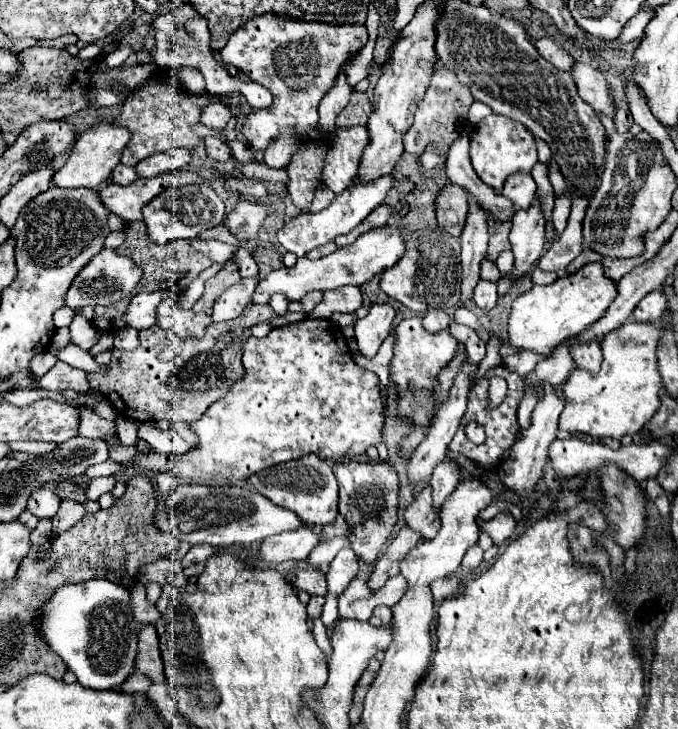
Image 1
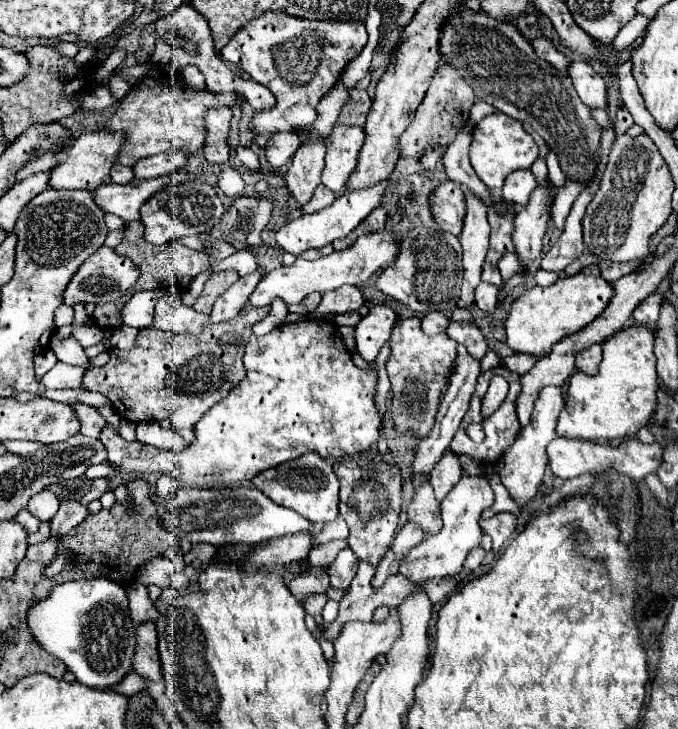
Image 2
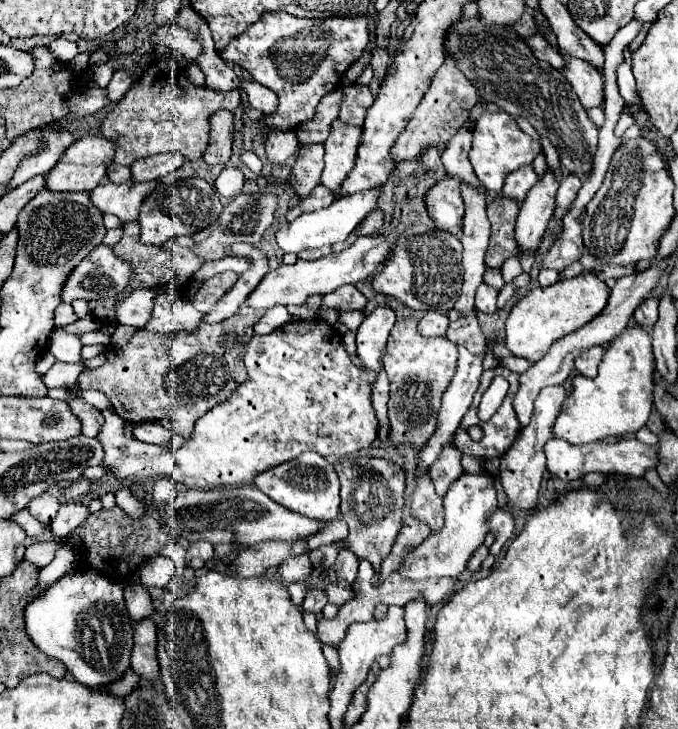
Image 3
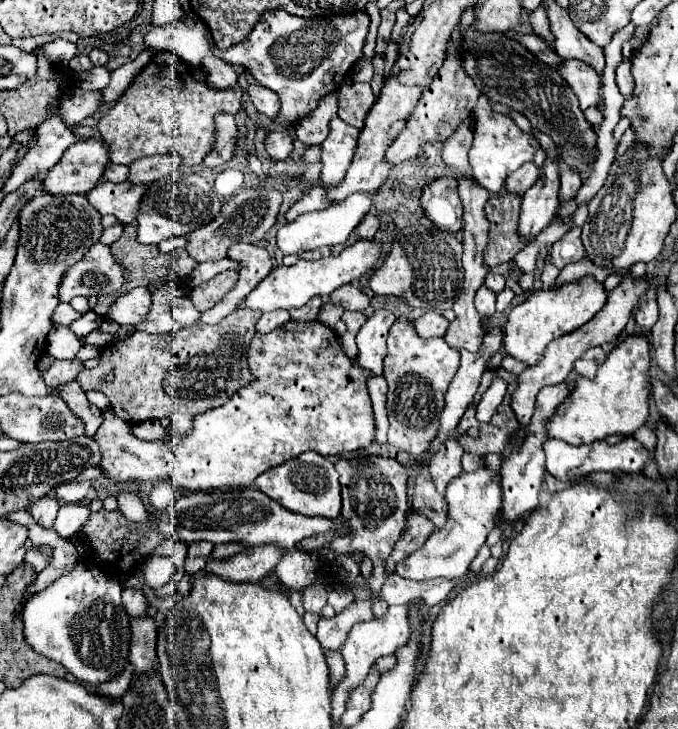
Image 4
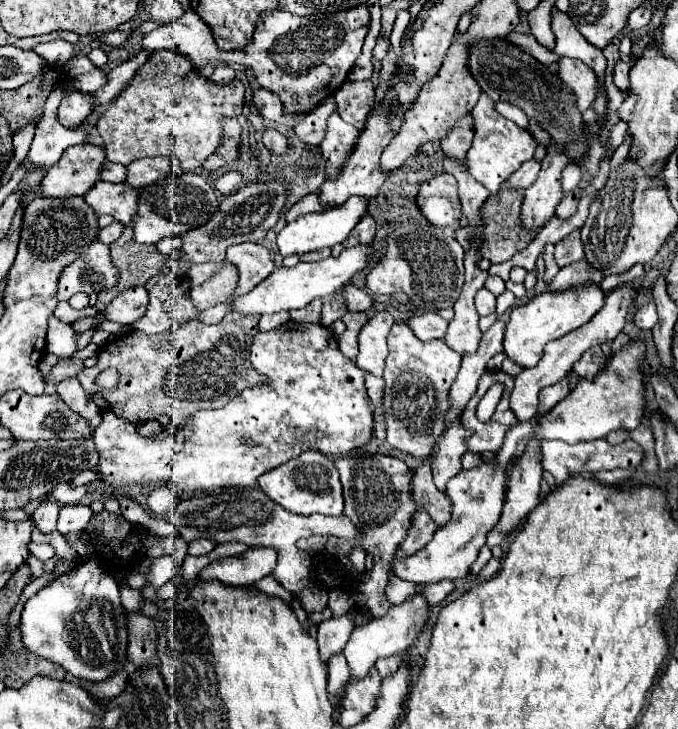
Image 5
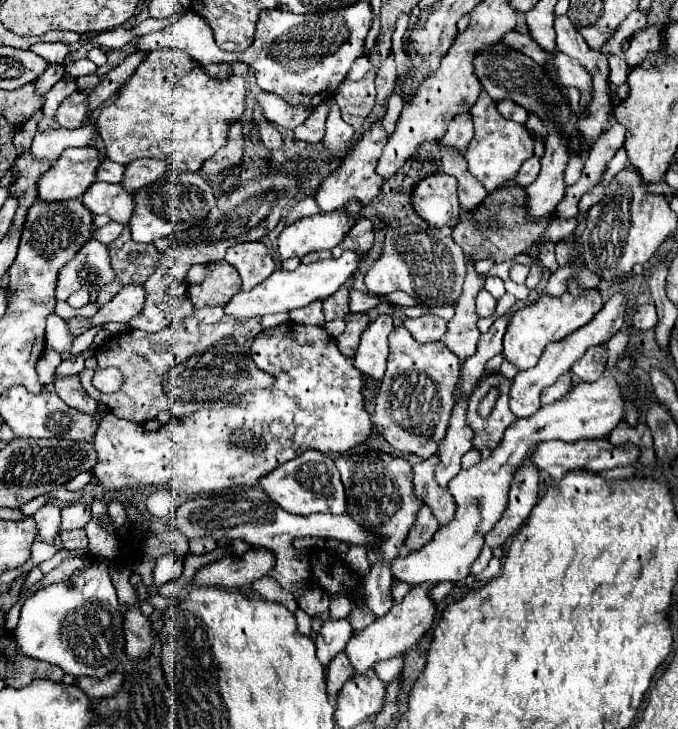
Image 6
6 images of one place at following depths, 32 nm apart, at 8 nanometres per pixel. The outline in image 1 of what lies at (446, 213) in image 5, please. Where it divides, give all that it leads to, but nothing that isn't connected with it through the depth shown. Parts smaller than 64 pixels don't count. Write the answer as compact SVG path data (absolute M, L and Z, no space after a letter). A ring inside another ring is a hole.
M446 184L436 196L436 220L438 226L452 234L460 236L464 228L464 218L468 216L468 192L456 184Z

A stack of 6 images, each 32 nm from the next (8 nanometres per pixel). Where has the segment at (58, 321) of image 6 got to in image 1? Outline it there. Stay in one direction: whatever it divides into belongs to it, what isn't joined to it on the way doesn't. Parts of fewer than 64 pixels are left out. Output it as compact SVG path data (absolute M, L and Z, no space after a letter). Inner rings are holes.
M68 342L64 348L58 350L58 360L66 362L66 364L70 364L74 368L82 368L84 372L94 372L96 368L100 368L104 372L104 368L106 368L106 366L96 364L90 354L86 354L80 346L76 346L72 342Z

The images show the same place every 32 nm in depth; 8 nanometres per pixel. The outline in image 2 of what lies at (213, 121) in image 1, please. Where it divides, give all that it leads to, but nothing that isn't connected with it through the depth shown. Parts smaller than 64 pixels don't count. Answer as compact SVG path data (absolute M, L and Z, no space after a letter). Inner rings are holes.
M216 108L208 112L206 126L208 126L208 142L205 142L204 156L210 163L225 163L230 157L228 144L228 130L230 130L232 110Z

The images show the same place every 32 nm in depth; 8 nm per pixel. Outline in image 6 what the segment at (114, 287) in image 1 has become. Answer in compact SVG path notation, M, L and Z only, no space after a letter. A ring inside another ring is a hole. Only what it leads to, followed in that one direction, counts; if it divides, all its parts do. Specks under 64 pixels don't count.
M88 240L76 256L64 264L58 272L56 300L66 300L72 292L84 288L88 292L98 292L102 284L114 280L114 270L110 268L108 248L98 240Z

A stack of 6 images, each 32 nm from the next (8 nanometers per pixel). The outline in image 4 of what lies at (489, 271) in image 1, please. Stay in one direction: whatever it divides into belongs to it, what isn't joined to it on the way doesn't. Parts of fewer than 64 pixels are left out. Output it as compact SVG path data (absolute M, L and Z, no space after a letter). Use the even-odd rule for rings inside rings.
M488 272L484 284L486 284L494 294L500 294L500 292L504 290L504 278L502 278L500 274L492 274L492 272Z

